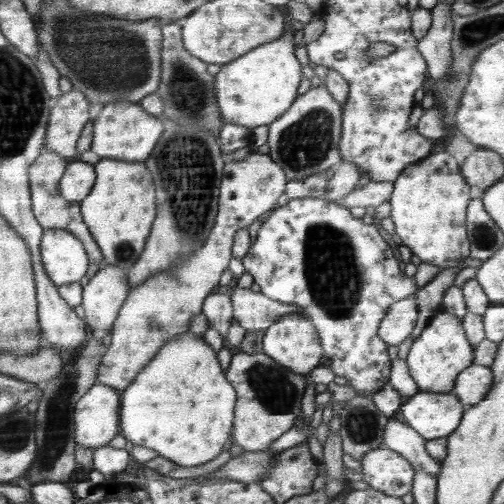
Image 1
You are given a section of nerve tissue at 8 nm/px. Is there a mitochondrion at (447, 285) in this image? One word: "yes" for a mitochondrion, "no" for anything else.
no

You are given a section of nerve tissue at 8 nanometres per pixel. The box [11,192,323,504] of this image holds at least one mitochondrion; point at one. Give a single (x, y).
(56, 427)

